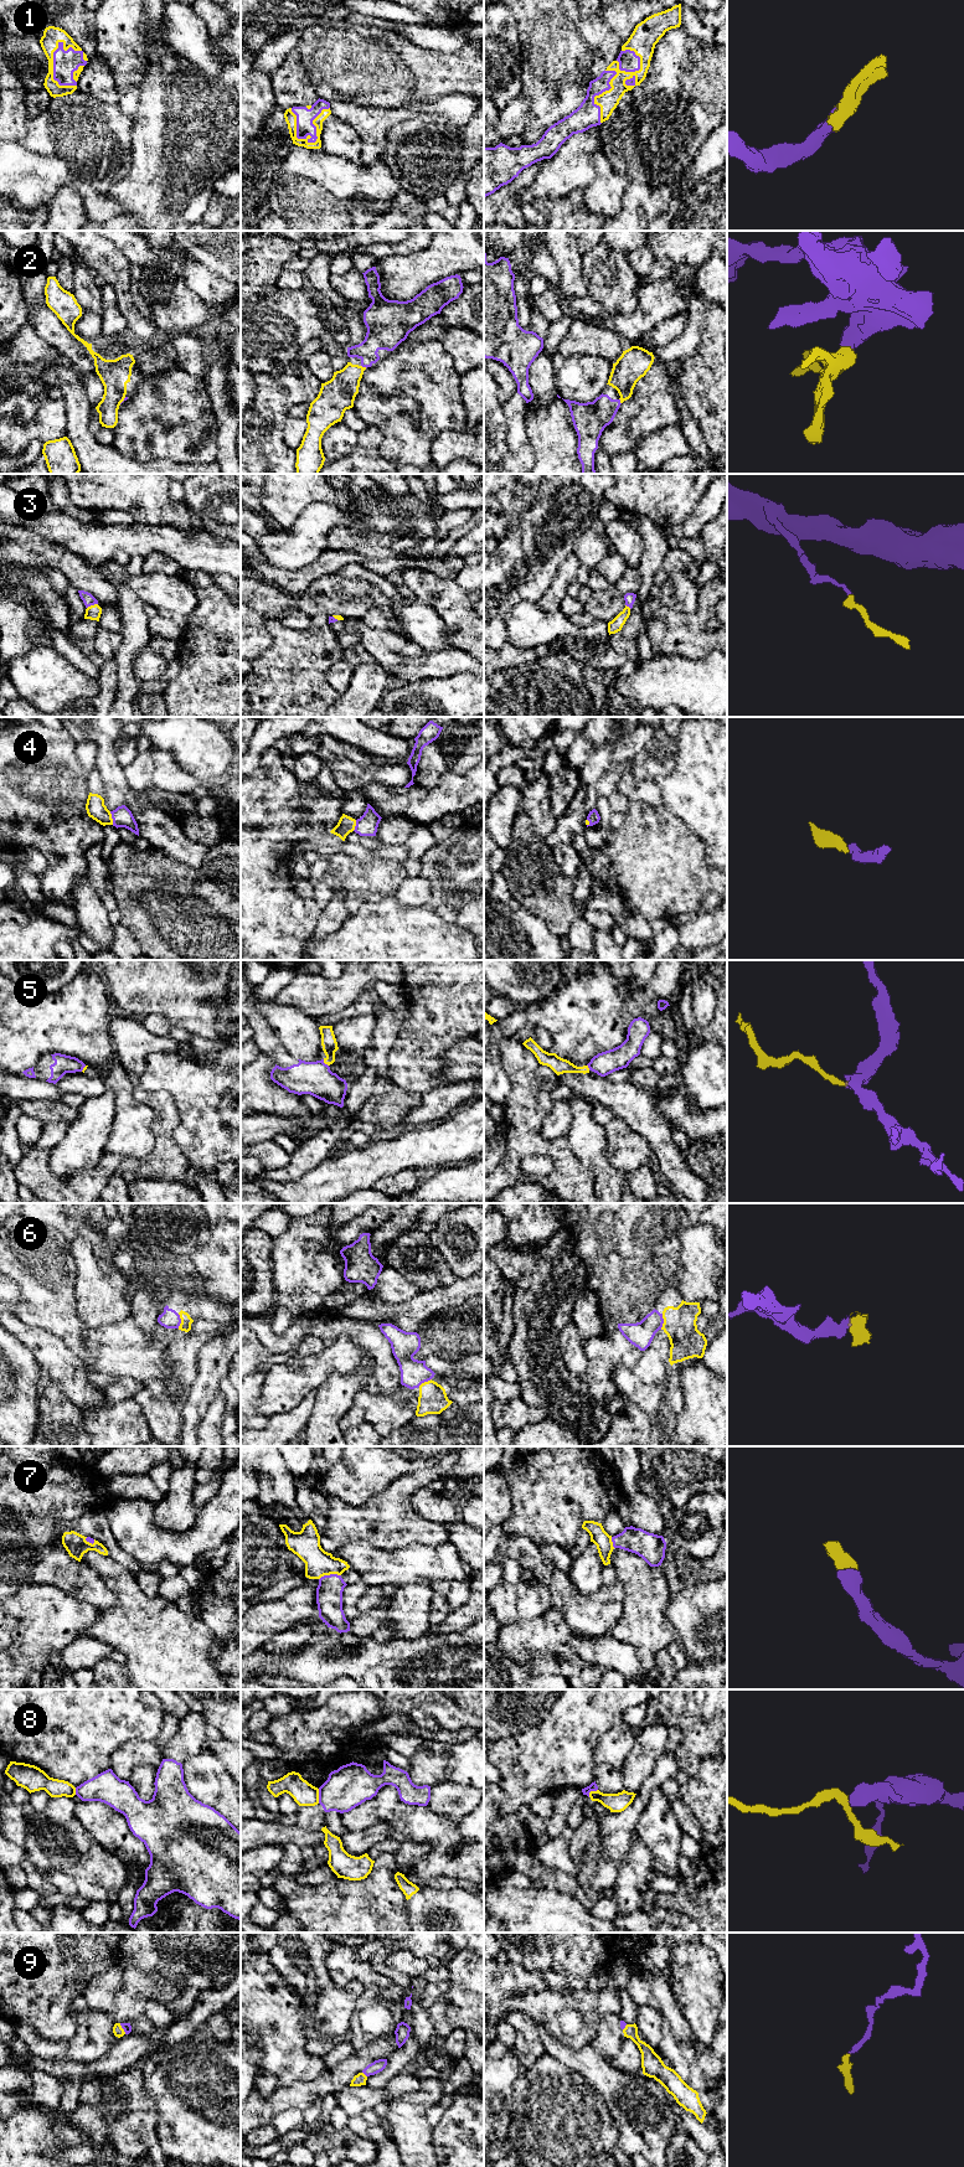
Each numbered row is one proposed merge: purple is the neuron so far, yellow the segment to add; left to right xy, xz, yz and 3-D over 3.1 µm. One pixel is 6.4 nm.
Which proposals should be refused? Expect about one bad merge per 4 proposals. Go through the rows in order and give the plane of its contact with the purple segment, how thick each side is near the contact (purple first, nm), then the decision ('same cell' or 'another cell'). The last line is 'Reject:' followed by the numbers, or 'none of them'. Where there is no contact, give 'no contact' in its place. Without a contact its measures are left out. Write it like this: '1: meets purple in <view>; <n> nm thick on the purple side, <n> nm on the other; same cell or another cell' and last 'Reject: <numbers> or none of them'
1: meets purple in xy; 160 nm thick on the purple side, 120 nm on the other; same cell
2: meets purple in xz; 200 nm thick on the purple side, 220 nm on the other; same cell
3: meets purple in xy; 80 nm thick on the purple side, 90 nm on the other; same cell
4: meets purple in xy; 130 nm thick on the purple side, 130 nm on the other; same cell
5: meets purple in xz; 220 nm thick on the purple side, 100 nm on the other; another cell
6: meets purple in yz; 160 nm thick on the purple side, 220 nm on the other; same cell
7: meets purple in xz; 180 nm thick on the purple side, 180 nm on the other; same cell
8: meets purple in xz; 280 nm thick on the purple side, 160 nm on the other; another cell
9: meets purple in xz; 80 nm thick on the purple side, 80 nm on the other; same cell
Reject: 5, 8

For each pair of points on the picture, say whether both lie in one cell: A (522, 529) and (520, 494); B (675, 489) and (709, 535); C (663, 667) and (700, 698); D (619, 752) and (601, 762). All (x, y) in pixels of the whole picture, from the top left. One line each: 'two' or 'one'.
A: two
B: two
C: one
D: two

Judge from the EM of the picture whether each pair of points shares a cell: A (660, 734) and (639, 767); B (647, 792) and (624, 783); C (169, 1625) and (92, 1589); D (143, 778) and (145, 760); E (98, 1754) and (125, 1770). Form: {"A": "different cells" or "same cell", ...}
{"A": "same cell", "B": "same cell", "C": "different cells", "D": "same cell", "E": "different cells"}

